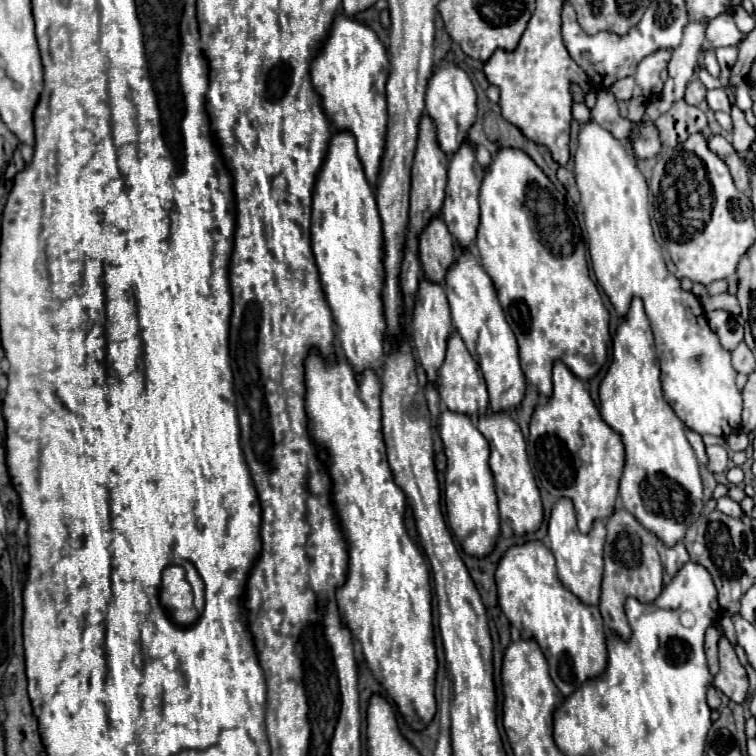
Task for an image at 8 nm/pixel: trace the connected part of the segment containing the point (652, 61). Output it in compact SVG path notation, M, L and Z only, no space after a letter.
M659 50L639 62L637 72L635 72L635 82L637 82L639 92L645 98L655 98L661 94L661 90L663 90L661 72L667 68L669 58L671 58L669 50Z

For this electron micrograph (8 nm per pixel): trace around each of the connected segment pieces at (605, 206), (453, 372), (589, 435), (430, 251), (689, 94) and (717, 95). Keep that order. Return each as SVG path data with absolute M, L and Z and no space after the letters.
M593 118L587 120L577 136L577 150L575 150L575 180L579 188L580 202L585 214L585 231L588 252L591 254L591 264L595 278L603 292L613 302L619 316L625 316L629 302L633 296L639 296L645 304L645 314L651 322L657 346L657 359L661 362L661 384L663 394L669 406L675 410L679 420L697 434L711 434L727 438L735 432L741 424L741 410L743 400L741 392L735 386L735 368L731 366L731 354L723 350L719 338L709 330L707 318L703 312L701 302L695 298L693 292L683 292L679 280L667 272L665 260L661 254L661 246L653 238L651 230L651 216L647 210L647 180L635 164L635 158L625 150L625 146L605 128L601 128Z
M453 330L449 336L447 354L445 354L443 366L439 368L439 374L437 374L437 386L439 386L443 404L453 412L461 412L461 414L475 418L475 416L479 416L479 412L483 412L483 408L489 408L489 394L487 394L483 372L481 372L479 364L475 362L475 358L469 354L469 350L467 350L463 338L457 334L457 330Z
M563 362L553 364L553 394L547 398L547 402L539 408L535 408L531 424L529 424L529 440L527 450L533 460L533 470L537 472L537 478L545 486L545 490L555 496L567 496L575 504L577 512L577 524L581 532L589 532L593 520L607 518L615 508L615 498L619 492L619 478L623 472L623 444L619 440L619 434L613 432L599 416L599 410L595 408L585 382L577 378Z
M431 218L419 234L419 260L429 280L443 282L447 268L455 260L455 240L443 218Z
M693 80L693 82L687 86L685 102L697 106L701 100L705 100L705 92L707 92L707 88L703 86L703 82L701 82L701 80Z
M709 90L707 92L707 104L711 110L723 110L729 112L729 98L725 94L725 90Z

